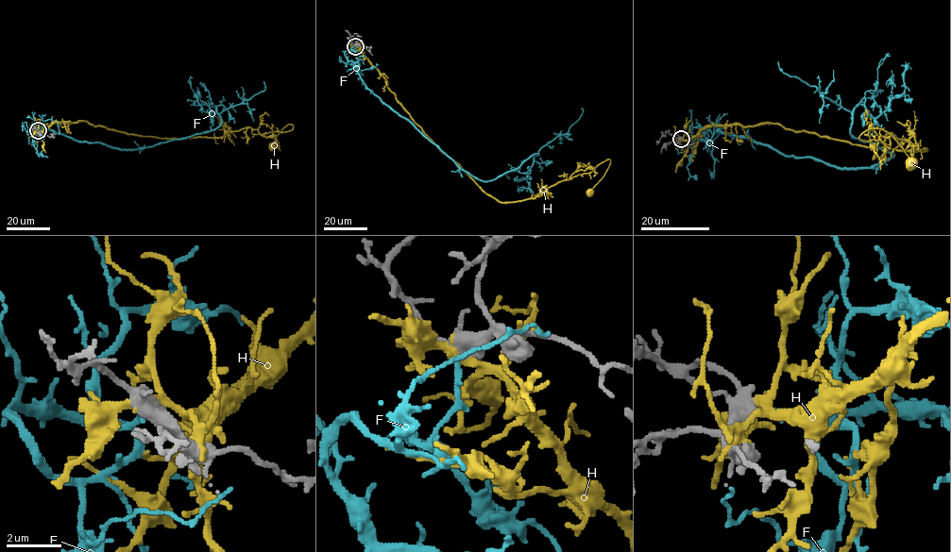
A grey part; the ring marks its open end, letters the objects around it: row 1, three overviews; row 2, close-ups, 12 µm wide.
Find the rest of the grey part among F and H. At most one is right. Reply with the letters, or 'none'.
none

